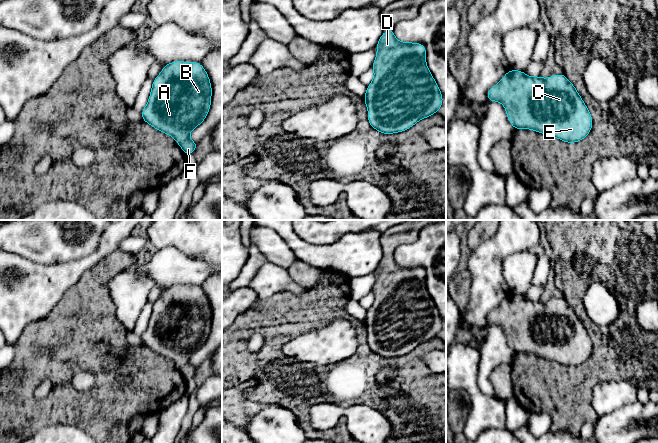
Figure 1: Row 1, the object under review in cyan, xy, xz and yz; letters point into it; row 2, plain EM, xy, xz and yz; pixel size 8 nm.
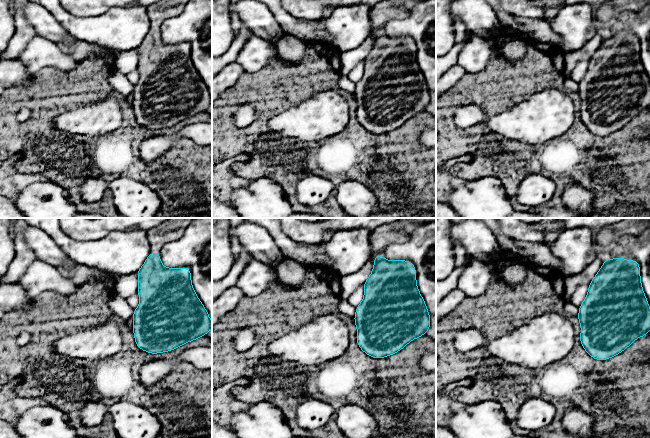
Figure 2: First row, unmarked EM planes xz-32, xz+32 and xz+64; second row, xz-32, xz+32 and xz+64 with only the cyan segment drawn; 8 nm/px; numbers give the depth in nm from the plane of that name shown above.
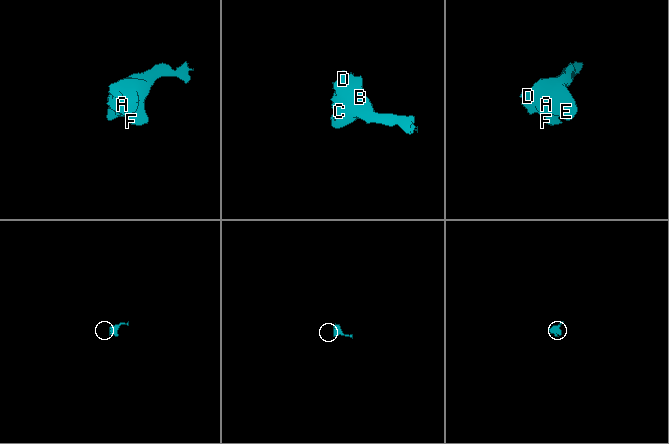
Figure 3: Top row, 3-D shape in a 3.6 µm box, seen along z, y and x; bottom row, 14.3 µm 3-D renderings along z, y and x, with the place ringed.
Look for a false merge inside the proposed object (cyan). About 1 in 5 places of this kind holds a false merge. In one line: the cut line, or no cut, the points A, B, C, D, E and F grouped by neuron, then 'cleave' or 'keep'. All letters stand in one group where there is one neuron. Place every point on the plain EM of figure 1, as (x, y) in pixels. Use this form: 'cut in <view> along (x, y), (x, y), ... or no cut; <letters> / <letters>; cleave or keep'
no cut; A B C D E F; keep

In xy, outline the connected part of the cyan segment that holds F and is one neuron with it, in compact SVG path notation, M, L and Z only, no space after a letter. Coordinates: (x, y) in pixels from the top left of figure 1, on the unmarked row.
M183 285L168 287L153 304L148 327L141 336L142 344L173 361L186 379L193 378L198 367L191 365L189 359L207 341L211 319L210 303L201 287Z

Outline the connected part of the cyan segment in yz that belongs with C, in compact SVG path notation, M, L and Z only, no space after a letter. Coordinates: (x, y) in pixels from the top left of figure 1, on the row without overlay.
M509 294L496 310L487 315L487 324L504 329L507 343L515 354L531 353L566 367L584 363L593 348L590 335L563 297L543 303L541 300L527 300L524 295Z

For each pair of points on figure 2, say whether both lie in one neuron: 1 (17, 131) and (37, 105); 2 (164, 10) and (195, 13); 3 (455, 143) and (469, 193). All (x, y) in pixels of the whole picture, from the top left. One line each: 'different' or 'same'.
1: same
2: different
3: different

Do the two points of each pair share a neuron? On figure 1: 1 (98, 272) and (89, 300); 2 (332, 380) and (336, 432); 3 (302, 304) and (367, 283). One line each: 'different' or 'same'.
1: same
2: same
3: different

